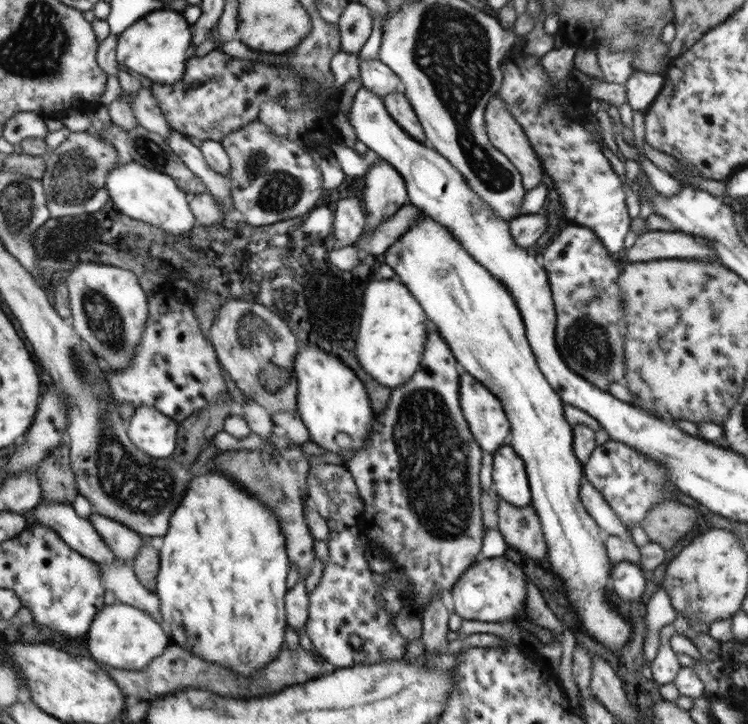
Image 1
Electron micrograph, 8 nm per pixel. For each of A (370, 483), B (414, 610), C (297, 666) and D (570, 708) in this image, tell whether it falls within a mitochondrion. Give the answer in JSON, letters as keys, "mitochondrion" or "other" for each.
{"A":"other","B":"other","C":"mitochondrion","D":"other"}

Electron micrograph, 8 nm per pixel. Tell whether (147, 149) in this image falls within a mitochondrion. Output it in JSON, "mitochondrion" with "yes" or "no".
{"mitochondrion":"yes"}

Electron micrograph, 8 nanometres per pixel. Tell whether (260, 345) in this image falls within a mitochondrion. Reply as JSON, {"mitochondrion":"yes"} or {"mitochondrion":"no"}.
{"mitochondrion":"yes"}

